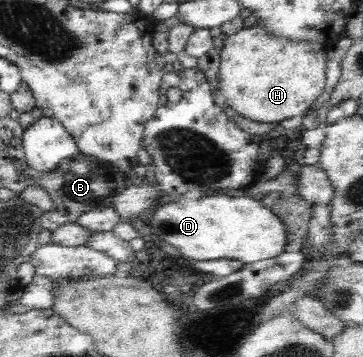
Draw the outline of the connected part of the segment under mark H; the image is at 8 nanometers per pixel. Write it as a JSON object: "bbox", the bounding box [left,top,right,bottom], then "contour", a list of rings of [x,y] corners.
{"bbox":[217,26,327,123],"contour":[[[244,26],[234,34],[226,37],[220,52],[220,65],[217,74],[218,86],[227,105],[232,110],[256,123],[280,123],[286,119],[304,116],[316,98],[323,93],[326,85],[327,51],[319,45],[309,43],[287,43],[267,37],[263,27]]]}

